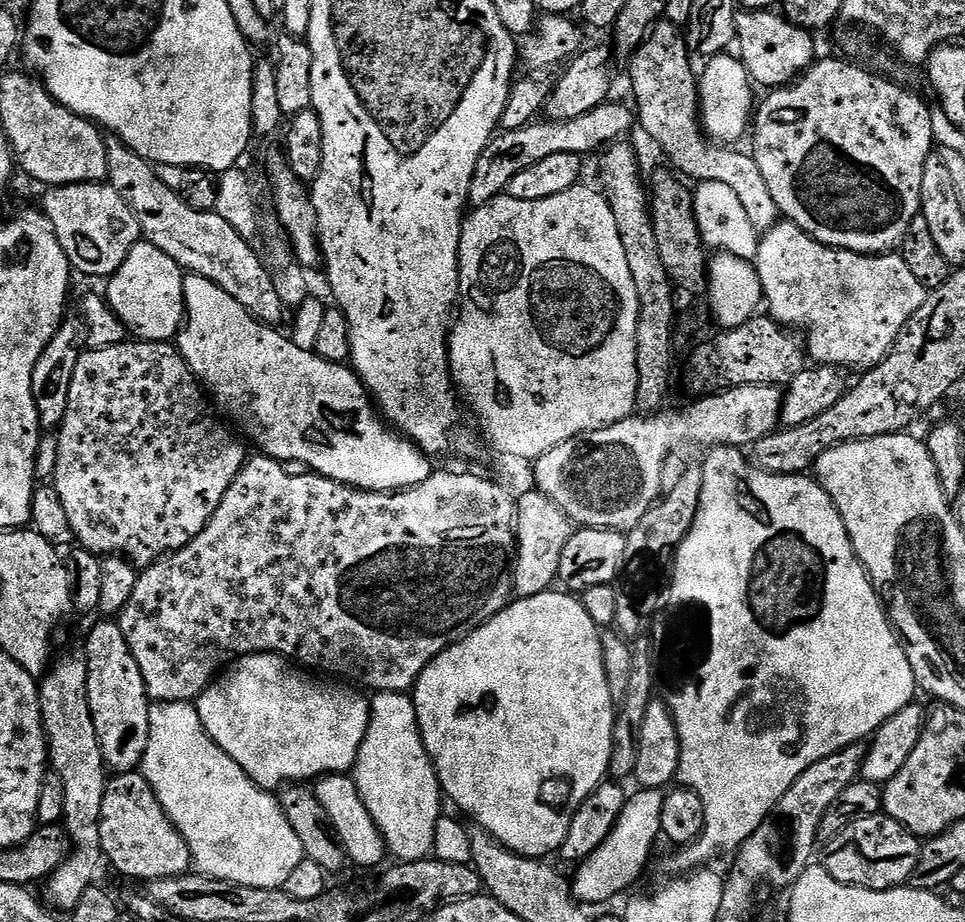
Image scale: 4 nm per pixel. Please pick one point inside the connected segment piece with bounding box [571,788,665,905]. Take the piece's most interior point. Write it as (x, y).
(616, 864)

